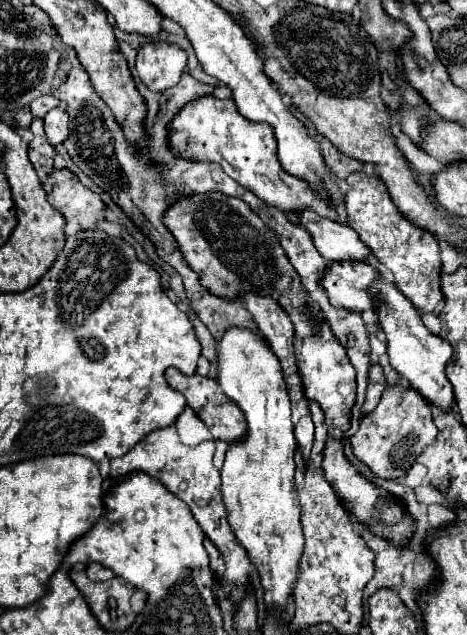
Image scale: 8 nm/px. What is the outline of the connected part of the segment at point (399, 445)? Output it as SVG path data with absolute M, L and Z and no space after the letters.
M375 363L369 369L369 387L363 403L363 413L367 415L361 419L359 431L351 437L351 445L355 457L369 465L369 469L375 475L383 479L399 479L411 469L411 465L417 461L423 449L437 439L437 427L433 423L429 401L417 389L405 387L403 383L389 385L385 391L383 389L385 389L383 369L379 363Z

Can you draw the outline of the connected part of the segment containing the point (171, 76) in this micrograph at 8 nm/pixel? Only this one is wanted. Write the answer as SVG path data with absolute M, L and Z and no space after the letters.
M145 43L137 53L135 69L139 79L151 91L167 91L175 87L187 65L187 55L183 49L171 43Z

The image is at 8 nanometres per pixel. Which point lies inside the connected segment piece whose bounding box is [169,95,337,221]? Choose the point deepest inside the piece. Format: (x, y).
(211, 129)

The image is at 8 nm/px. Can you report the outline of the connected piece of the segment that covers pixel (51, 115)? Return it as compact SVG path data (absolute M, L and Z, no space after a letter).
M55 107L51 109L45 117L45 135L47 135L47 141L55 147L55 145L61 145L67 135L69 135L69 115L65 109L61 107Z

